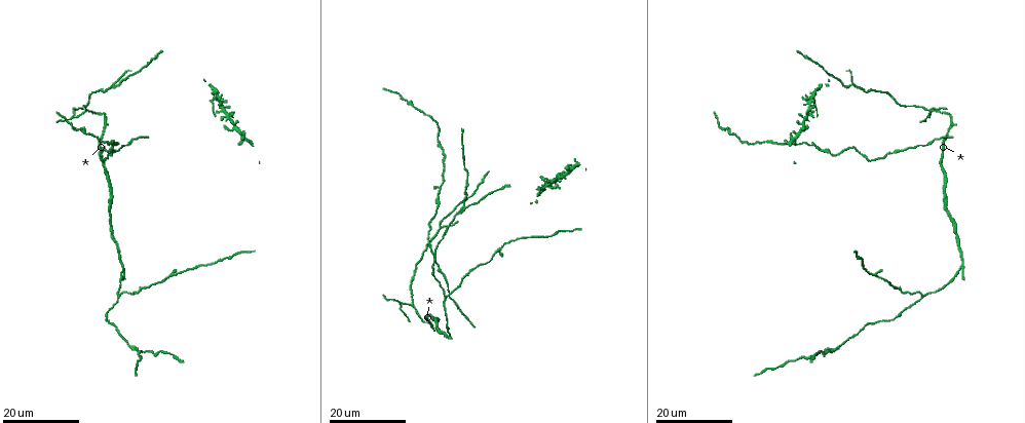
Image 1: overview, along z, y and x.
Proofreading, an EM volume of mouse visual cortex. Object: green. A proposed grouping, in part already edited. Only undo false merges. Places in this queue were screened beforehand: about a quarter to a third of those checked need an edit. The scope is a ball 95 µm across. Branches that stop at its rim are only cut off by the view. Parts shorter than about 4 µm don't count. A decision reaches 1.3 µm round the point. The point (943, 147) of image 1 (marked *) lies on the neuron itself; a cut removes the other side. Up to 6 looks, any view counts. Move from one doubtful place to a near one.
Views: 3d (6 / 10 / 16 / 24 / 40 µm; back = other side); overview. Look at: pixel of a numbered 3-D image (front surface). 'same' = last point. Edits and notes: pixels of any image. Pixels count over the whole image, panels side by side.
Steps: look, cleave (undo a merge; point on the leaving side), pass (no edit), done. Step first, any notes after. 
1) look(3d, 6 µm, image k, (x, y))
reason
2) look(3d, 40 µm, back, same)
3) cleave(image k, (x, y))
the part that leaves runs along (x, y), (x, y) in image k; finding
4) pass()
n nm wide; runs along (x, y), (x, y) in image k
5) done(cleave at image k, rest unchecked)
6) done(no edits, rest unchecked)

look(3d, 24 µm, image 1, (398, 302))
three-way junction

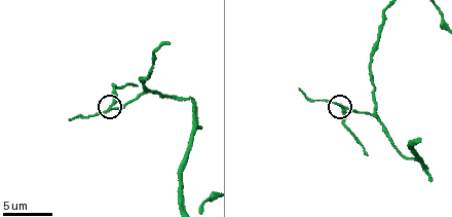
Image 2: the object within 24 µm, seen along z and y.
look(3d, 6 µm, image 2, (111, 105))

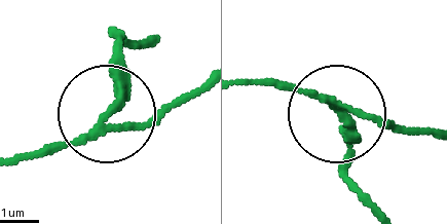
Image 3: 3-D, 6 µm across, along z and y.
look(3d, 6 µm, back, image 3, (111, 109))
other side

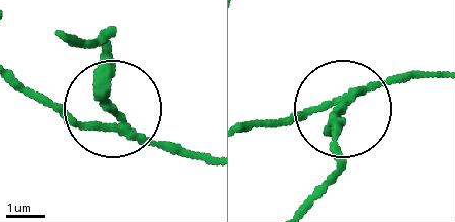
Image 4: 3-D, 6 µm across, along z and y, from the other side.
cleave(image 4, (95, 84))
3 arms; the part that leaves runs along (126, 123), (107, 87), (107, 38), (77, 38) in image 4; two neurons meet here

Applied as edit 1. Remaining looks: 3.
look(overview)

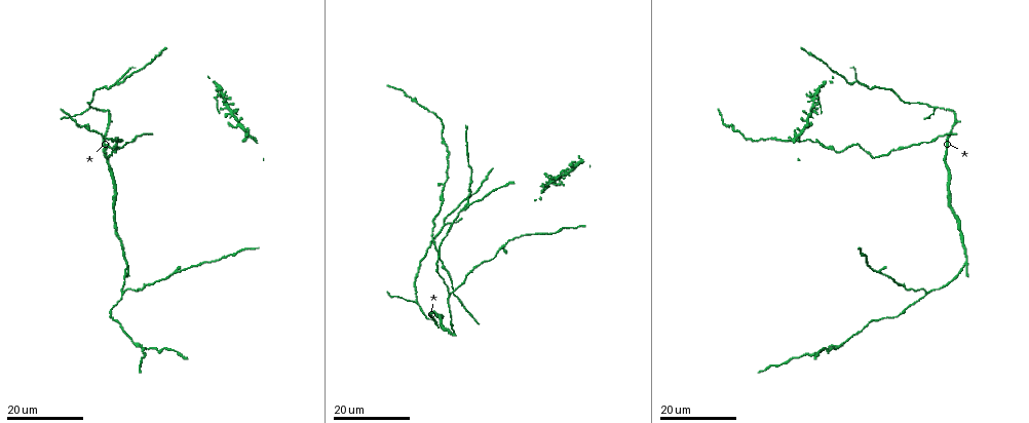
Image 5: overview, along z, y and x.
look(3d, 24 µm, image 5, (856, 81))
a fork

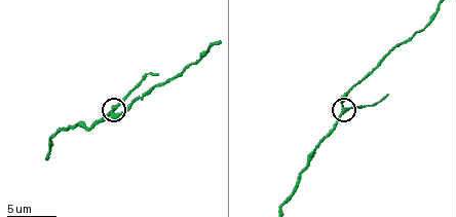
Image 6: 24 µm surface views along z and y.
look(3d, 10 µm, image 6, (116, 106))
closer look

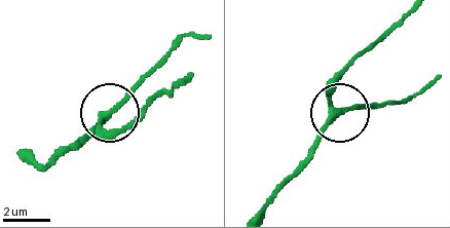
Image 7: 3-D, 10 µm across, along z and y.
pass()
3 arms; all the same neuron

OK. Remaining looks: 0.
done(cleave at image 4, rest unchecked)

